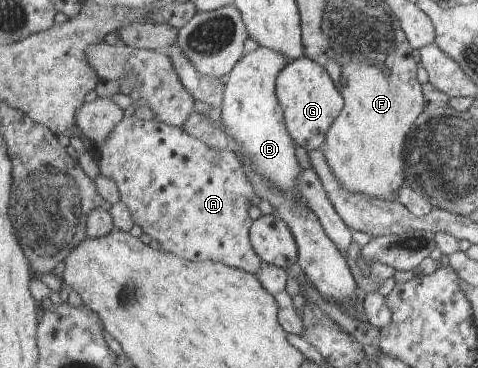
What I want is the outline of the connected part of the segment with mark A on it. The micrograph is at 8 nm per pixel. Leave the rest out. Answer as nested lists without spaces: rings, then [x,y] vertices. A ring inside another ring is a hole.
[[[135,116],[124,118],[116,128],[113,129],[113,133],[105,139],[100,145],[97,145],[100,150],[100,157],[97,165],[100,169],[100,173],[109,179],[113,179],[116,183],[121,196],[121,201],[126,202],[129,208],[132,210],[135,223],[142,227],[146,235],[150,236],[150,239],[158,240],[163,250],[172,252],[173,255],[184,256],[185,258],[196,260],[197,262],[222,262],[226,265],[249,271],[254,275],[261,270],[264,266],[263,259],[258,255],[258,252],[254,249],[251,242],[251,230],[253,229],[254,220],[250,219],[248,215],[248,209],[250,209],[250,199],[257,195],[253,183],[250,181],[249,175],[245,172],[245,167],[239,158],[239,155],[233,148],[229,147],[222,151],[214,147],[210,147],[206,142],[198,139],[196,136],[190,135],[185,128],[179,128],[178,126],[172,126],[166,124],[160,120],[142,120],[137,119]]]

